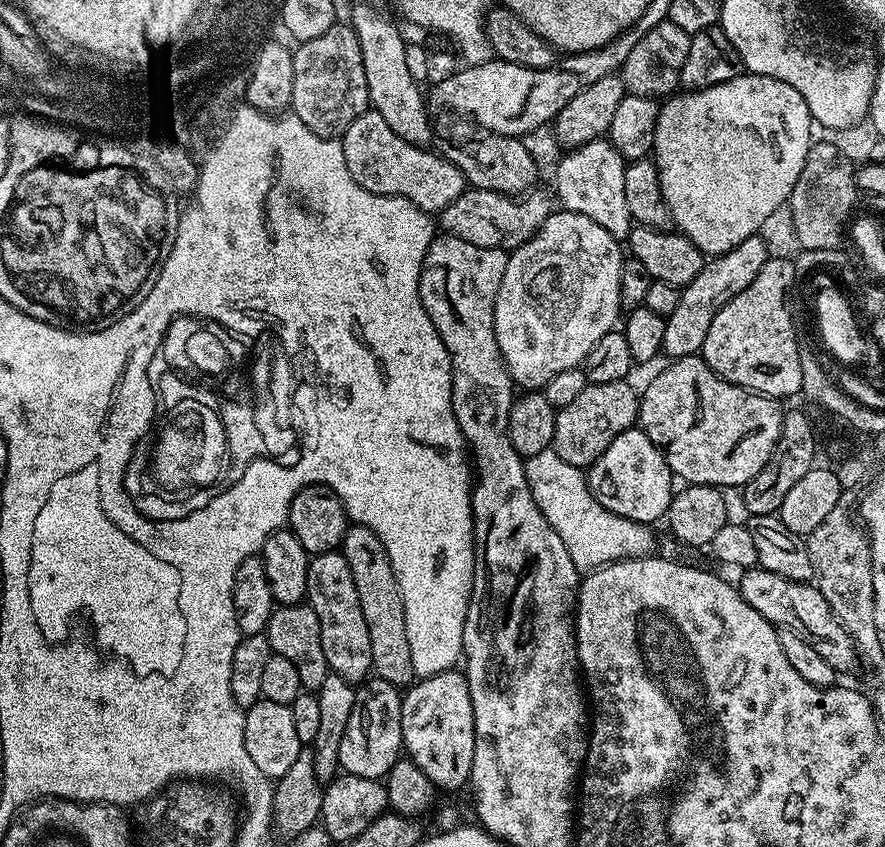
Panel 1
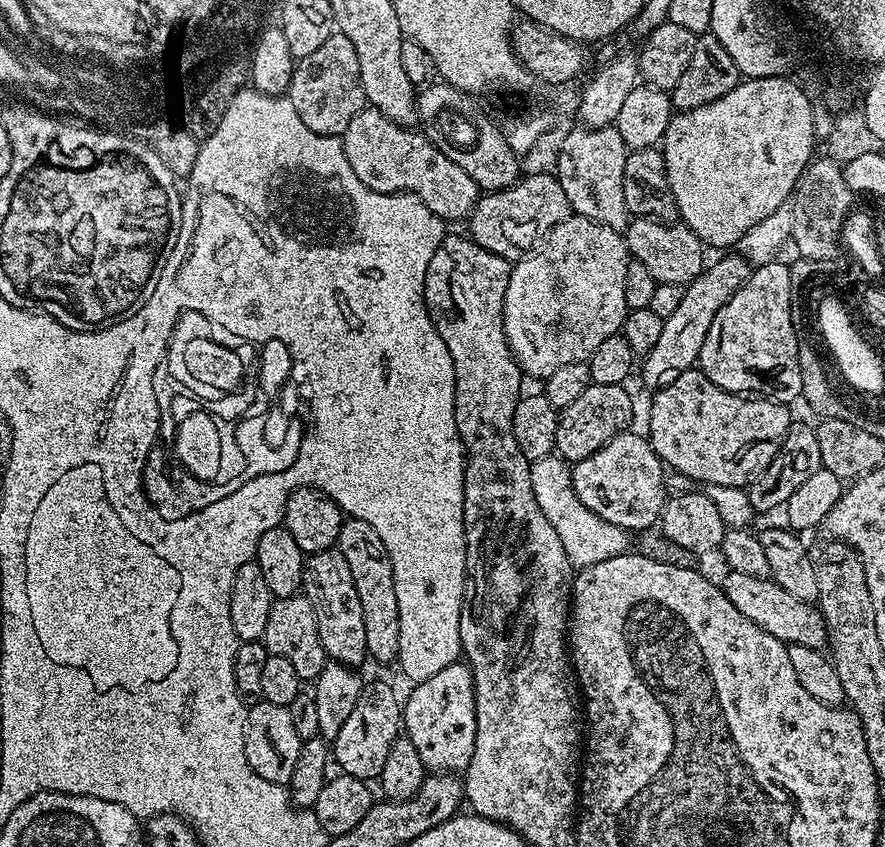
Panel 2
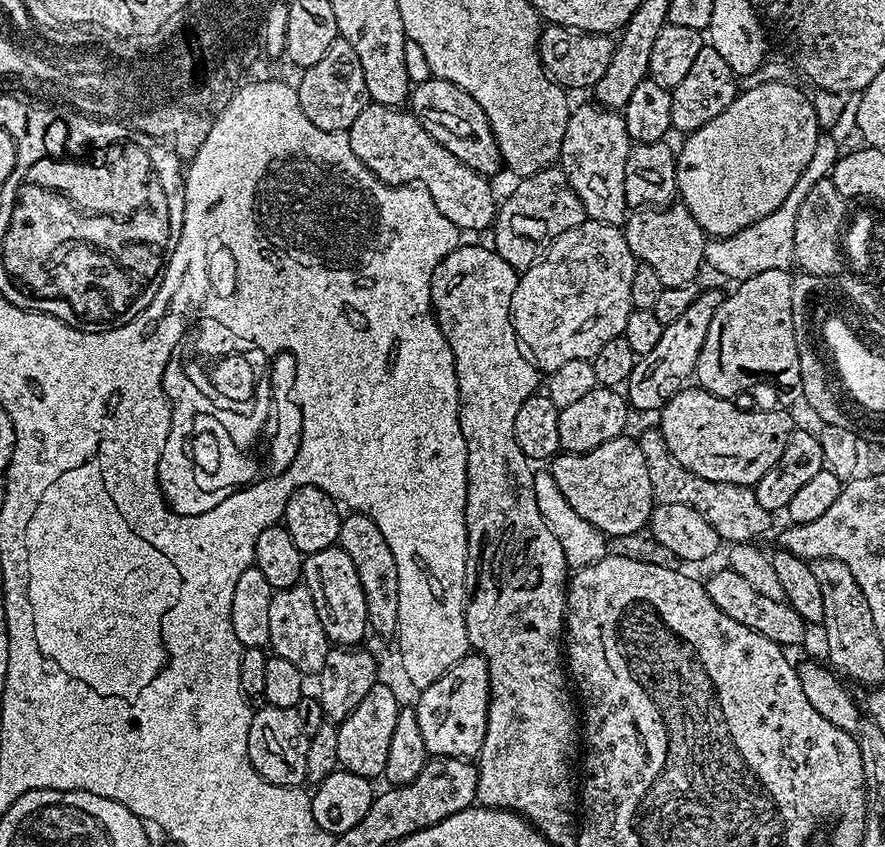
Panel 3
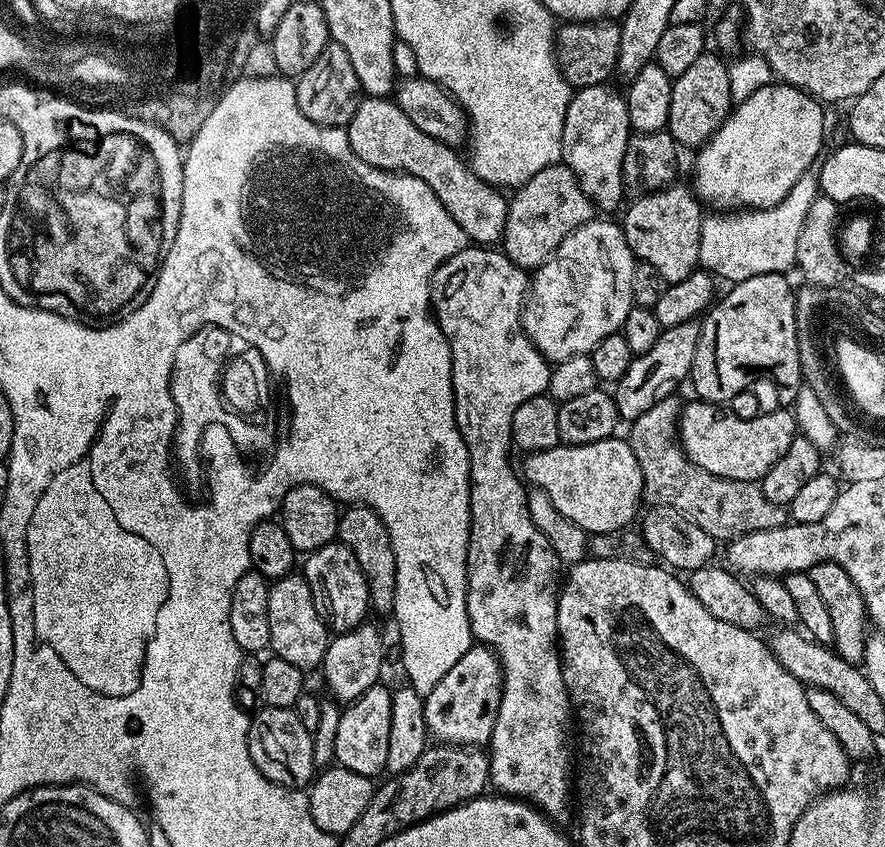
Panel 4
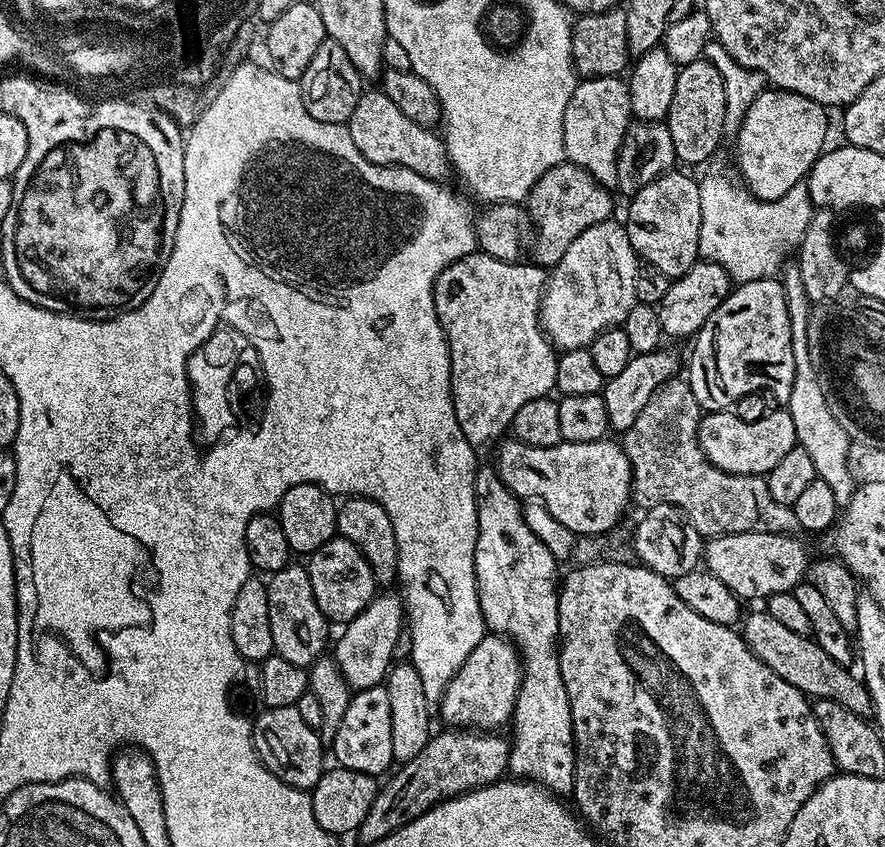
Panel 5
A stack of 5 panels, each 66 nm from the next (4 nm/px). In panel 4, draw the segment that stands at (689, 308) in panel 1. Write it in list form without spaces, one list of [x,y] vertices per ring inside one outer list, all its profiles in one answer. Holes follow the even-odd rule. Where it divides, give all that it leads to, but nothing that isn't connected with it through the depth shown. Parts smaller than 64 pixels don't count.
[[[691,320],[682,326],[663,329],[658,342],[654,342],[654,346],[646,350],[646,354],[633,359],[630,370],[626,370],[626,374],[622,374],[622,378],[614,384],[614,399],[621,421],[631,422],[638,419],[646,414],[646,410],[650,410],[650,406],[673,395],[677,391],[676,384],[683,380],[685,383],[689,379],[699,341],[700,324]]]

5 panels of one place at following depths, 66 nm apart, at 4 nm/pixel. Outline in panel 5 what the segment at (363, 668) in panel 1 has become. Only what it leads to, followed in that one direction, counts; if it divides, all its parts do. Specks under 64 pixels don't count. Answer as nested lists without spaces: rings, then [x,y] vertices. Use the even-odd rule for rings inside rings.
[[[337,534],[317,552],[311,553],[306,567],[310,574],[310,587],[314,590],[314,602],[318,602],[318,610],[322,610],[324,619],[333,625],[347,625],[362,614],[377,595],[378,585],[370,570],[370,562],[366,562],[362,550],[358,550],[358,546],[345,536]]]

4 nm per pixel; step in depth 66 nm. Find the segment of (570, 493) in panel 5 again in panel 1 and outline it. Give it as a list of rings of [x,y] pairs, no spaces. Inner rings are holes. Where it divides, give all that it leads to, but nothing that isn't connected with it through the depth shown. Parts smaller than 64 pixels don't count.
[[[627,428],[593,462],[586,472],[588,488],[594,499],[616,516],[630,518],[639,524],[655,525],[655,520],[665,519],[674,495],[674,477],[660,448],[650,442],[644,429]]]

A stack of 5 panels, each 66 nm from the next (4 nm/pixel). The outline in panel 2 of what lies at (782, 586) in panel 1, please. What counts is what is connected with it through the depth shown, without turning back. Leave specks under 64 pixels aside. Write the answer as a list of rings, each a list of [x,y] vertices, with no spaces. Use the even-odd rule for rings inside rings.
[[[729,571],[727,575],[728,577],[722,580],[726,598],[734,604],[739,613],[746,614],[750,622],[762,626],[766,634],[774,634],[774,638],[784,641],[787,645],[801,644],[823,649],[829,643],[828,628],[815,603],[799,601],[771,578],[754,578],[750,574],[738,574],[733,571]]]

